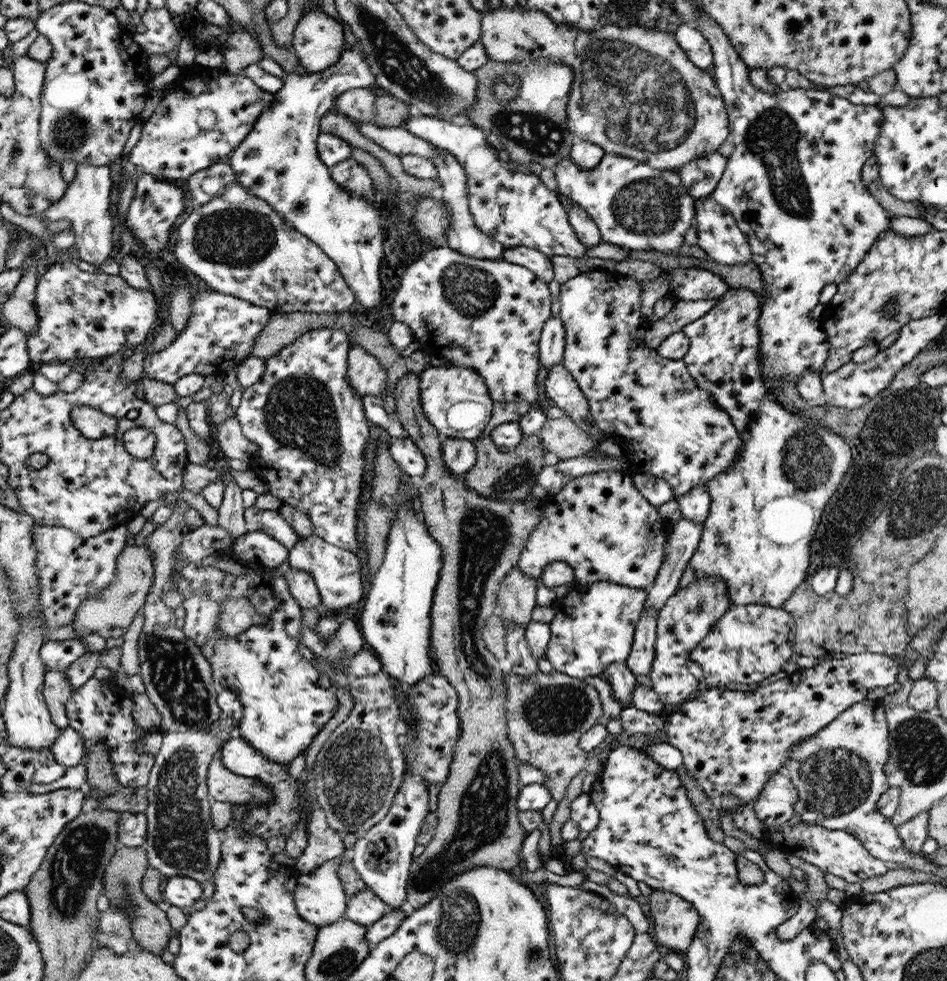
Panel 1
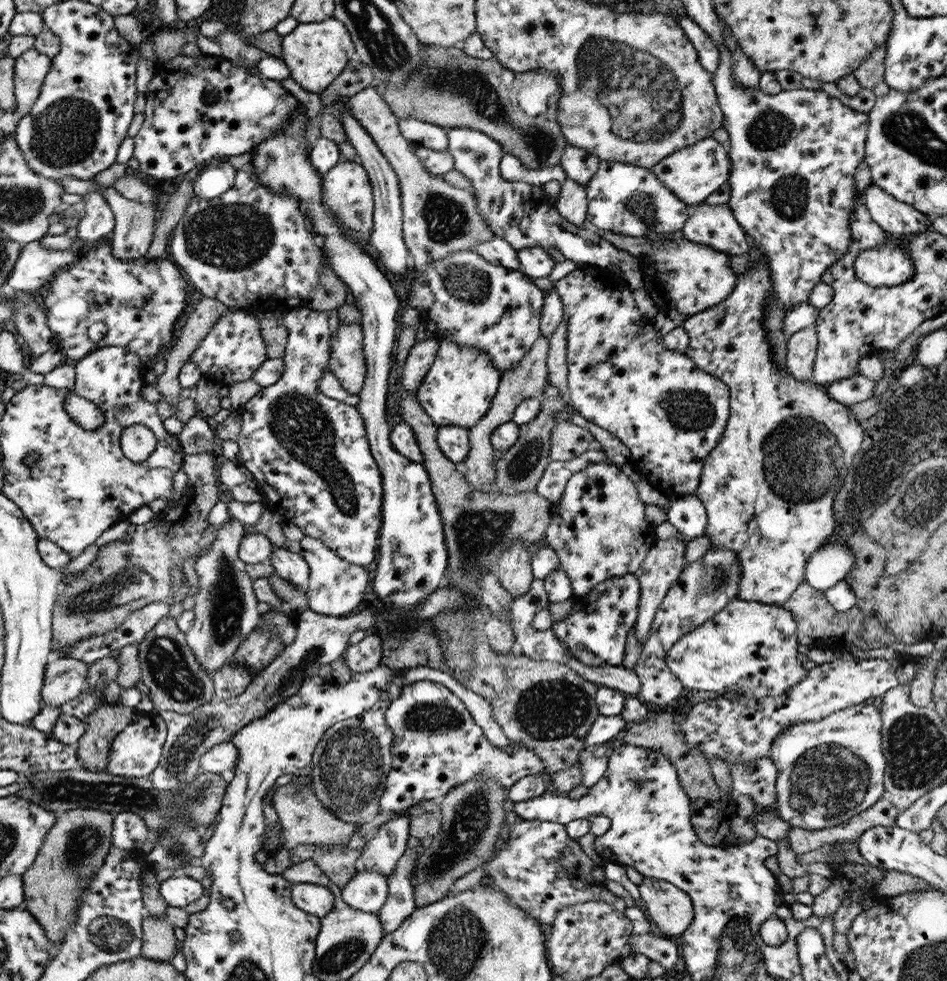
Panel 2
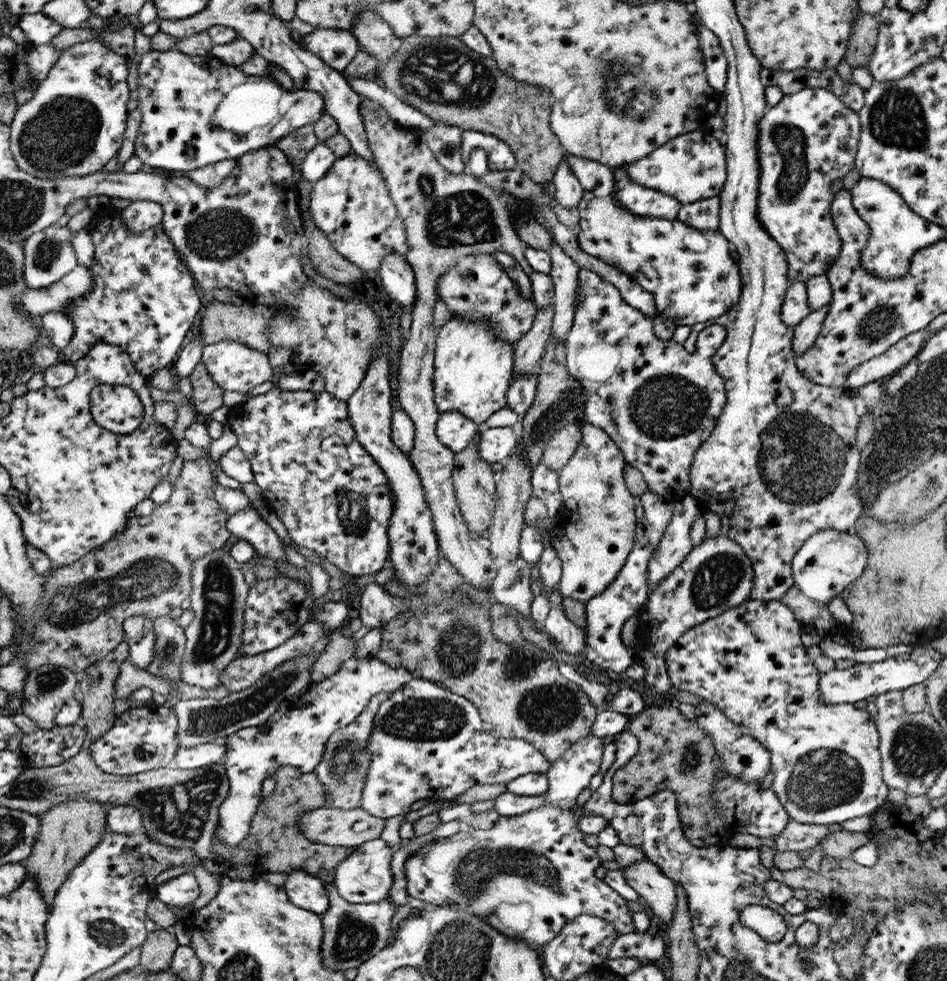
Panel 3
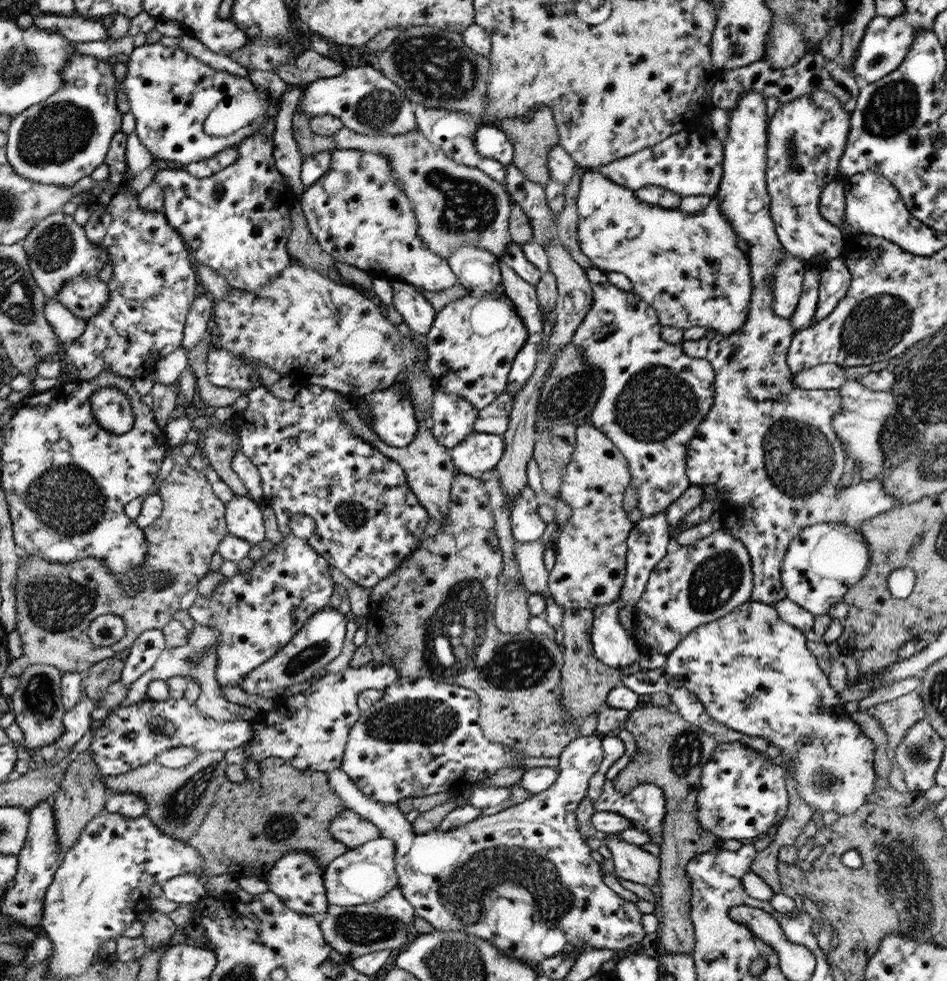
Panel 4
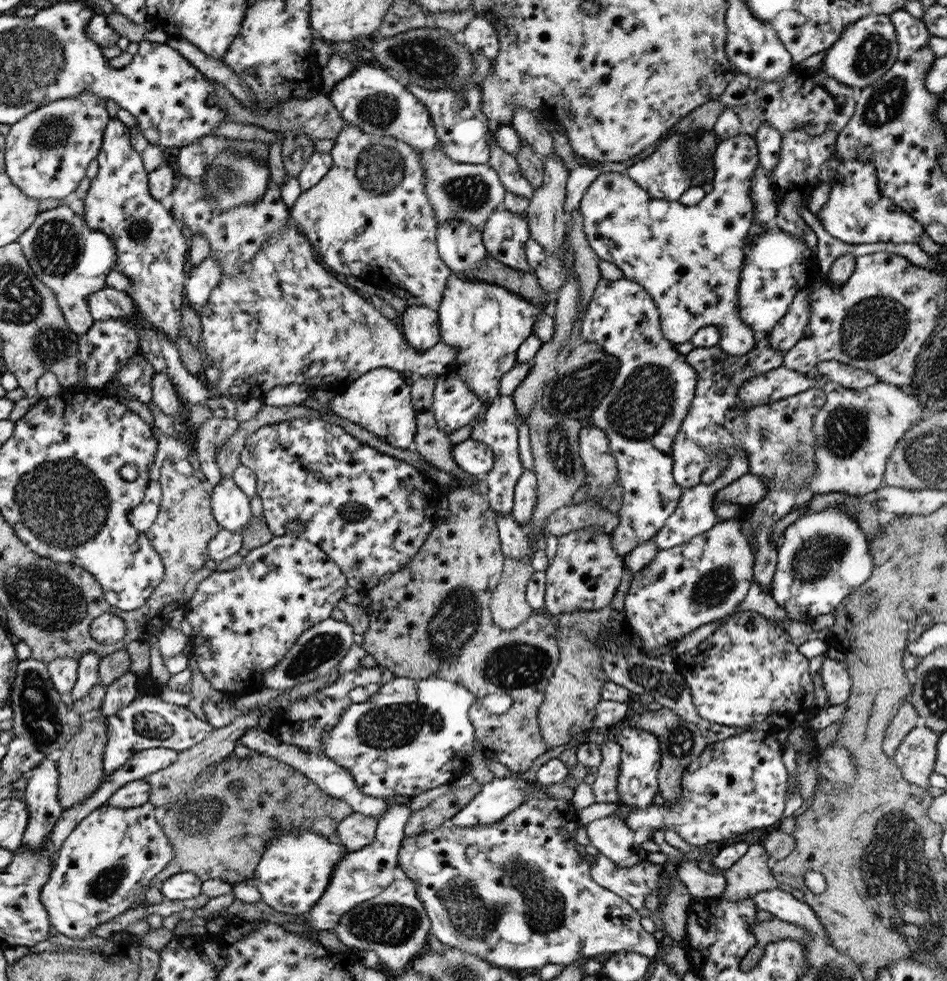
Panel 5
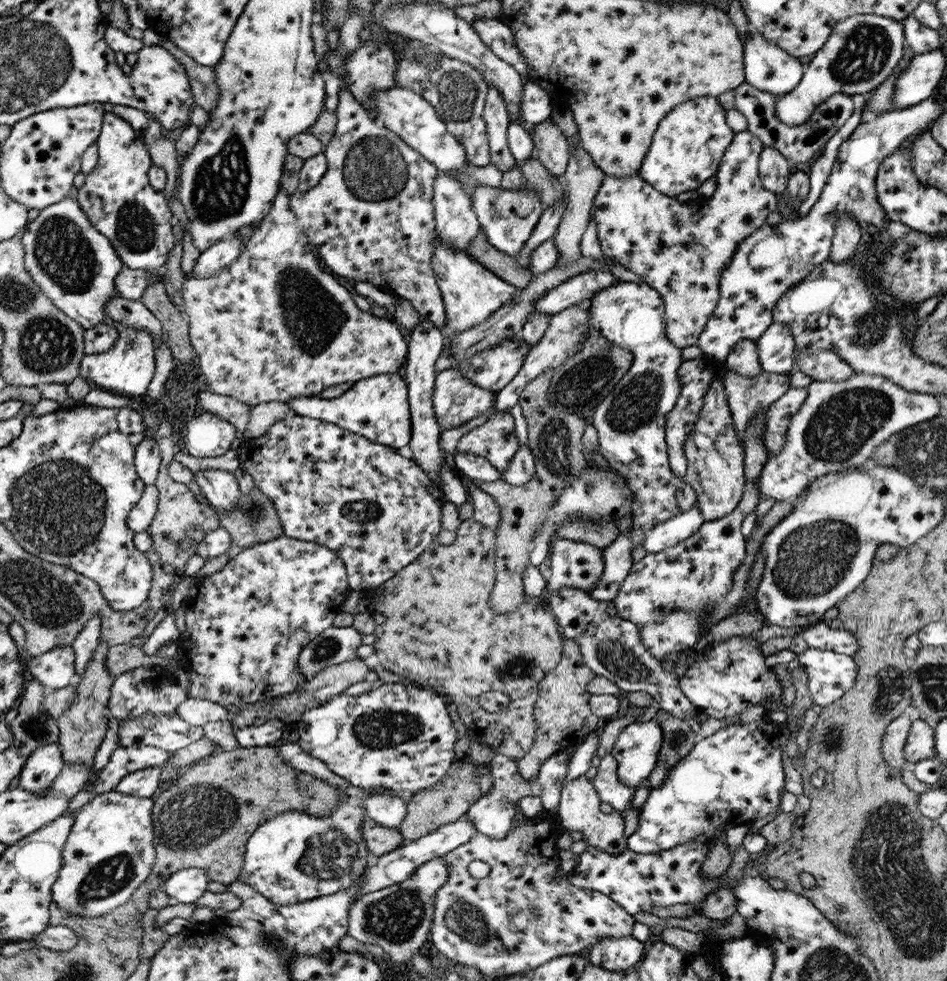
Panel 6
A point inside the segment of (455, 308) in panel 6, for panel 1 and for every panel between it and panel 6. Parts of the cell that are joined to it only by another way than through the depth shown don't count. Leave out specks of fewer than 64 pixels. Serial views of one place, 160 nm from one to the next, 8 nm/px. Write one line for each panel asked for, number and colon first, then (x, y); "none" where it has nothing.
1: (456, 399)
2: (459, 388)
3: (473, 369)
4: (473, 341)
5: (487, 324)

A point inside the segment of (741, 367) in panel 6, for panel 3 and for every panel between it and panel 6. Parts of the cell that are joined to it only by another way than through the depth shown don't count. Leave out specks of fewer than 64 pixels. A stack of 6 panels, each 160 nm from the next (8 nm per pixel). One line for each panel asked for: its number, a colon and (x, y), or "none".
3: (690, 274)
4: (688, 267)
5: (690, 259)

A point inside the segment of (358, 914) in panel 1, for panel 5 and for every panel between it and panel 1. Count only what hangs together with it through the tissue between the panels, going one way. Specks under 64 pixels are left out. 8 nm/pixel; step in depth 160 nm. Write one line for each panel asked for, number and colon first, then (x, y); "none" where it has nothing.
2: (368, 891)
3: (366, 876)
4: (363, 875)
5: (363, 874)

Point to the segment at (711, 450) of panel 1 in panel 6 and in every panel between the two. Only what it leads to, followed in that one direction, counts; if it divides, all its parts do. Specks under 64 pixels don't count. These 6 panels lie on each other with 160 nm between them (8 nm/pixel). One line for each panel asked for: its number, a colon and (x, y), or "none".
2: (670, 414)
3: (656, 401)
4: (654, 396)
5: (652, 393)
6: (630, 421)

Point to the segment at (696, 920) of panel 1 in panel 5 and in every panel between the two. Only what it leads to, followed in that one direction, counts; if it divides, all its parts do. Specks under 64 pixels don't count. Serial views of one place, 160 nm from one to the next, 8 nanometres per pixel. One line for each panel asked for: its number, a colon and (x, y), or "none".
2: (670, 909)
3: (644, 877)
4: (632, 862)
5: (610, 835)

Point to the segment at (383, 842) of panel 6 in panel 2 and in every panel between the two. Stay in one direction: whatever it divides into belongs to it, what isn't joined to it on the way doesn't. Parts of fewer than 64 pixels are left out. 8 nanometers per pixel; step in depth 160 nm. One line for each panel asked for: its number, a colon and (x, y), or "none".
2: (305, 820)
3: (332, 826)
4: (351, 829)
5: (357, 831)

